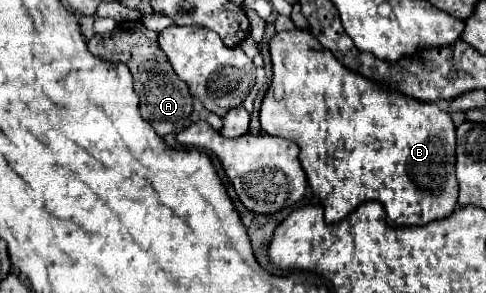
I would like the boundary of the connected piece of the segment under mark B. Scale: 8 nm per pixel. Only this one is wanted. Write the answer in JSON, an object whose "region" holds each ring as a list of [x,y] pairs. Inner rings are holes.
{"region":[[[295,29],[295,31],[275,33],[275,37],[269,43],[269,49],[271,49],[271,59],[273,59],[273,81],[261,103],[261,133],[273,135],[273,137],[283,137],[283,139],[295,141],[299,145],[299,149],[301,149],[299,161],[305,169],[305,175],[307,175],[307,181],[309,181],[313,193],[321,199],[321,205],[325,209],[325,223],[339,223],[341,219],[345,219],[351,211],[355,211],[365,201],[381,203],[385,207],[387,223],[391,227],[425,225],[425,223],[449,217],[455,211],[457,195],[459,195],[459,183],[455,177],[455,125],[447,111],[443,111],[437,103],[419,103],[407,95],[383,91],[379,85],[371,83],[369,79],[365,79],[365,77],[349,71],[345,65],[341,65],[335,59],[335,55],[329,49],[325,49],[309,31]]]}

